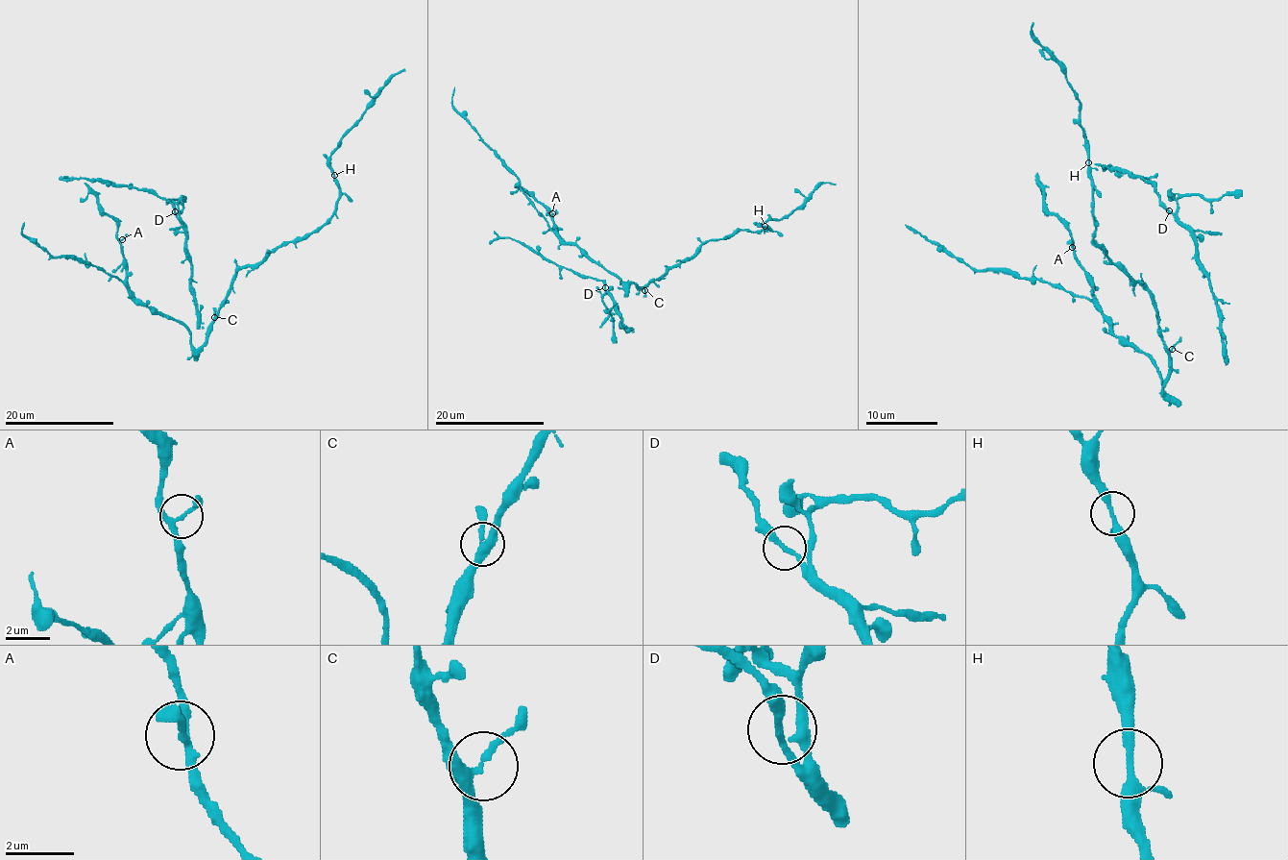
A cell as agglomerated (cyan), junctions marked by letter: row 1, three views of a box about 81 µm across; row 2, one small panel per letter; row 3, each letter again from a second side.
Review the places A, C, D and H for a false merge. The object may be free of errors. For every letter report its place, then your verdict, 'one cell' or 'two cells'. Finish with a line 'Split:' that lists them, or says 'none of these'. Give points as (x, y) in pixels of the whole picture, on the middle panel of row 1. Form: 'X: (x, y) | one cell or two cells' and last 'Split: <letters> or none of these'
A: (552, 213) | one cell
C: (644, 290) | one cell
D: (605, 287) | one cell
H: (765, 226) | one cell
Split: none of these

